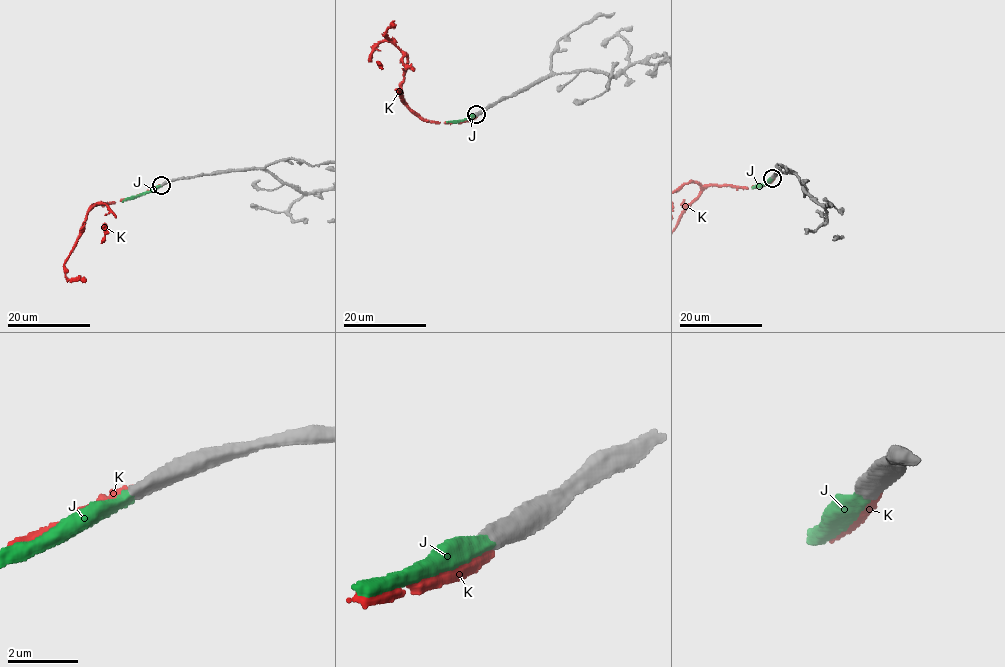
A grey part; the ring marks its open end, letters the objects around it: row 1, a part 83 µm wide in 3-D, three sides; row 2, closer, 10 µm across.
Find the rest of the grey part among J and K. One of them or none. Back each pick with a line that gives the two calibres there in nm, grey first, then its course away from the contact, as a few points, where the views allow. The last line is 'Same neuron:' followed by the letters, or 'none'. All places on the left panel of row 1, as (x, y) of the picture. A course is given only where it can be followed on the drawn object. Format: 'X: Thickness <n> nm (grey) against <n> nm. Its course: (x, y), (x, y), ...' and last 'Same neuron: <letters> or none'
J: Thickness 480 nm (grey) against 360 nm. Its course: (162, 184), (122, 202)
Same neuron: J

